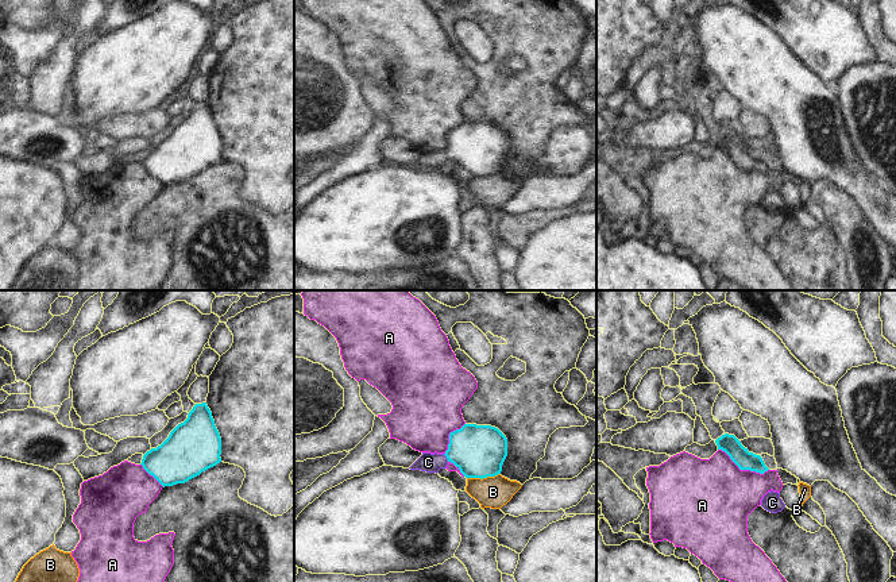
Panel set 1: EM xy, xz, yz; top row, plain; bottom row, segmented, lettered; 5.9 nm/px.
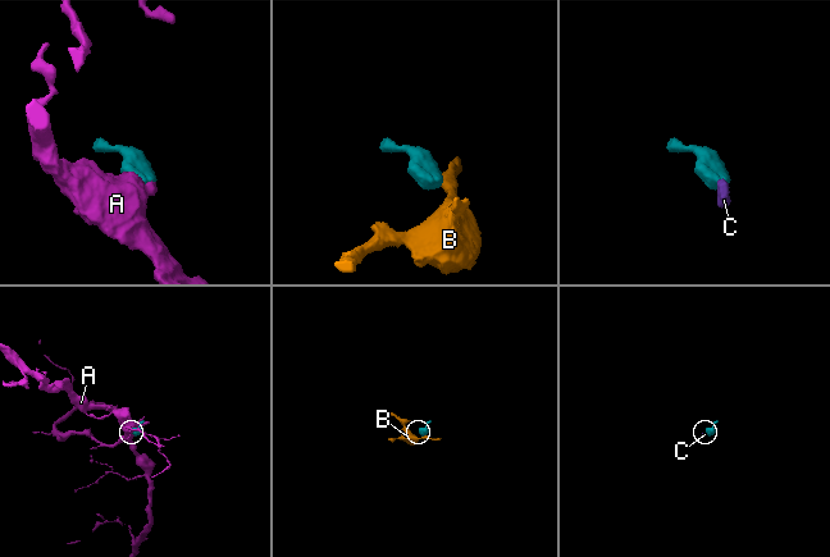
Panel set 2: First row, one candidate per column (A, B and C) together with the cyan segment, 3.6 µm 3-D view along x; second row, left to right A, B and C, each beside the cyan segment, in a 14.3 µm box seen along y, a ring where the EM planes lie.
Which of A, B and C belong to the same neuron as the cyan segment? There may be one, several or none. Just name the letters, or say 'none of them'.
C

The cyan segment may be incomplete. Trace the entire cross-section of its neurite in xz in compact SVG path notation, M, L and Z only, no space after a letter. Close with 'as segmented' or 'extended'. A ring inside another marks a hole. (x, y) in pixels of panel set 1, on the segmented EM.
M464 424L449 433L444 454L422 452L409 467L426 473L439 473L453 463L466 478L487 478L501 474L507 456L507 439L495 427Z | extended

